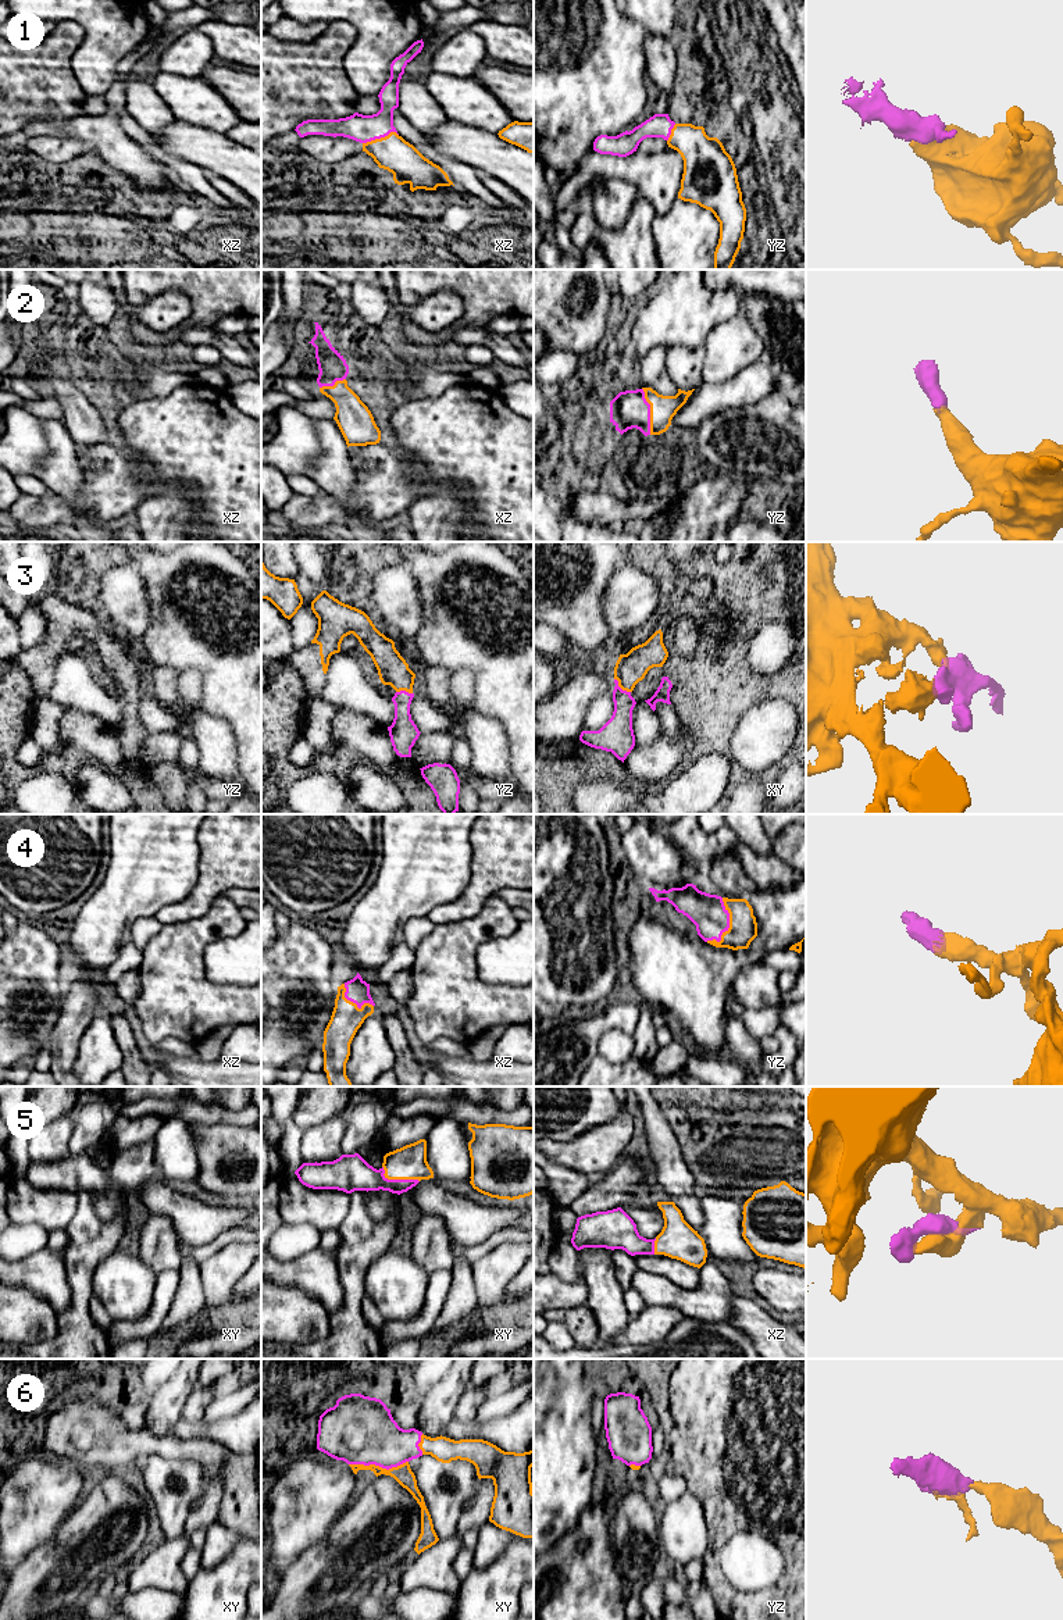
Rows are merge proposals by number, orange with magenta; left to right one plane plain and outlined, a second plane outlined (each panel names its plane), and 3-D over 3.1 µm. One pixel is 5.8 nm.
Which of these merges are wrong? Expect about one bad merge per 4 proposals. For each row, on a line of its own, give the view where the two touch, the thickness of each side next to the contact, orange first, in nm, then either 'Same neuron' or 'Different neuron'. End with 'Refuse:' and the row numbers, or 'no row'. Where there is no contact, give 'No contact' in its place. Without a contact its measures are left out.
1: Touches orange in xz. Thickness 200 nm (orange) against 160 nm. Same neuron
2: Touches orange in yz. Thickness 150 nm (orange) against 220 nm. Same neuron
3: Touches orange in xy. Thickness 180 nm (orange) against 170 nm. Same neuron
4: Touches orange in yz. Thickness 160 nm (orange) against 200 nm. Same neuron
5: Touches orange in xy. Thickness 190 nm (orange) against 190 nm. Same neuron
6: Touches orange in xy. Thickness 110 nm (orange) against 400 nm. Same neuron
Refuse: no row

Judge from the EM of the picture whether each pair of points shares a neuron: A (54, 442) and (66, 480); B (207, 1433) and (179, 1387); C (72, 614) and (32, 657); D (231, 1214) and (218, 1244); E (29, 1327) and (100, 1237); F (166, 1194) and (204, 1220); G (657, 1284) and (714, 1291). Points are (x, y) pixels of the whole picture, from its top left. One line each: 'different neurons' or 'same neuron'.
A: same neuron
B: different neurons
C: same neuron
D: different neurons
E: different neurons
F: same neuron
G: same neuron

